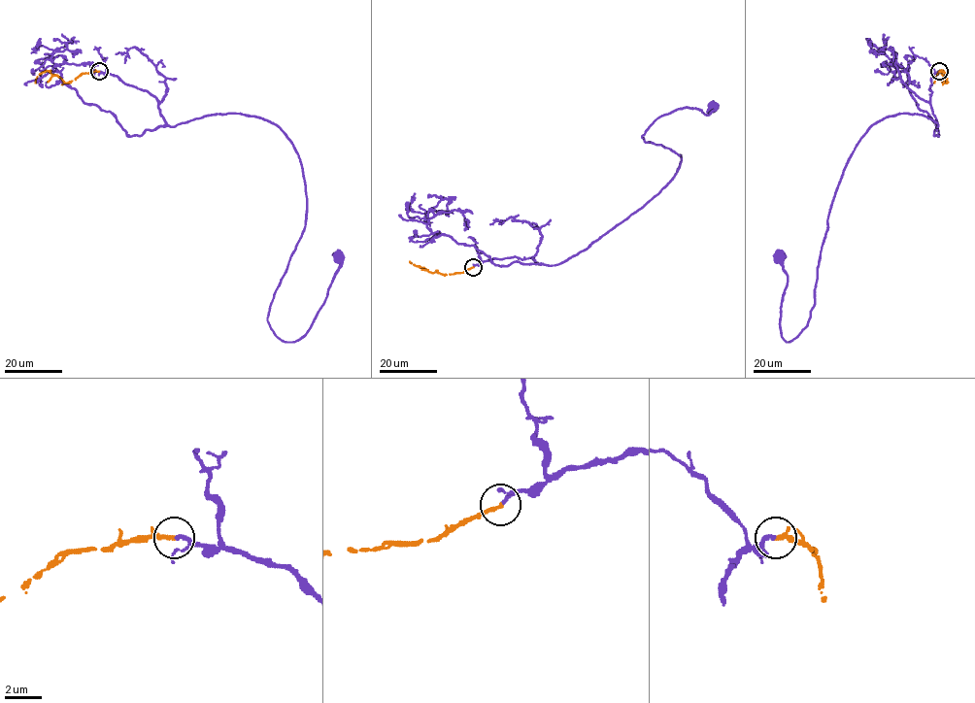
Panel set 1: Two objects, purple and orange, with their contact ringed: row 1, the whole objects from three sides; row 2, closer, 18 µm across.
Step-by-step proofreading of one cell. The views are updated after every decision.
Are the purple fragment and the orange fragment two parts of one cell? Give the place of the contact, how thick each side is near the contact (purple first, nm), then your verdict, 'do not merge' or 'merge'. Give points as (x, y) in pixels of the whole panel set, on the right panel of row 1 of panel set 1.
place (939, 71); calibres 150 and 220 nm; merge

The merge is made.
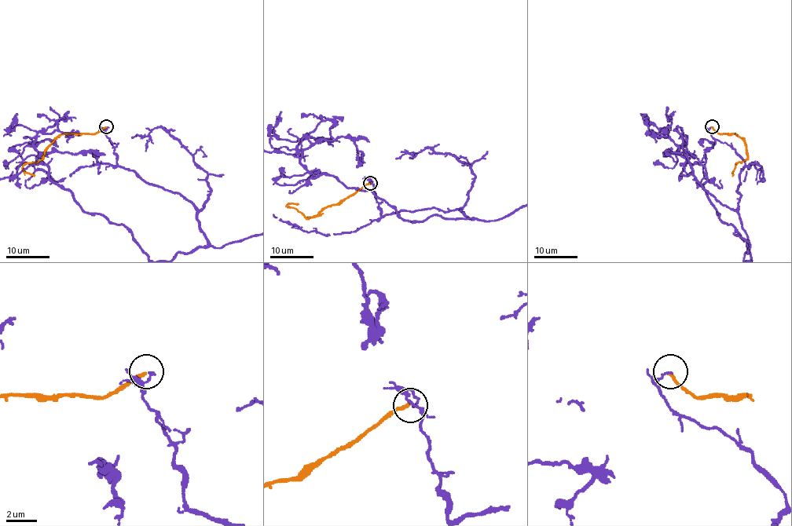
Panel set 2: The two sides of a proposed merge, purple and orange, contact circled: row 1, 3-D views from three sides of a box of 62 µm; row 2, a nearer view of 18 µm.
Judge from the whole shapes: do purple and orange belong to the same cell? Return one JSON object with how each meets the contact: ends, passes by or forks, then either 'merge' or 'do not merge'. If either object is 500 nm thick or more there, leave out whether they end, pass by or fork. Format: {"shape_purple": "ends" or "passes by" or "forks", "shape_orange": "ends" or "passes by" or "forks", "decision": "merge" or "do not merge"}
{"shape_purple": "ends", "shape_orange": "ends", "decision": "do not merge"}

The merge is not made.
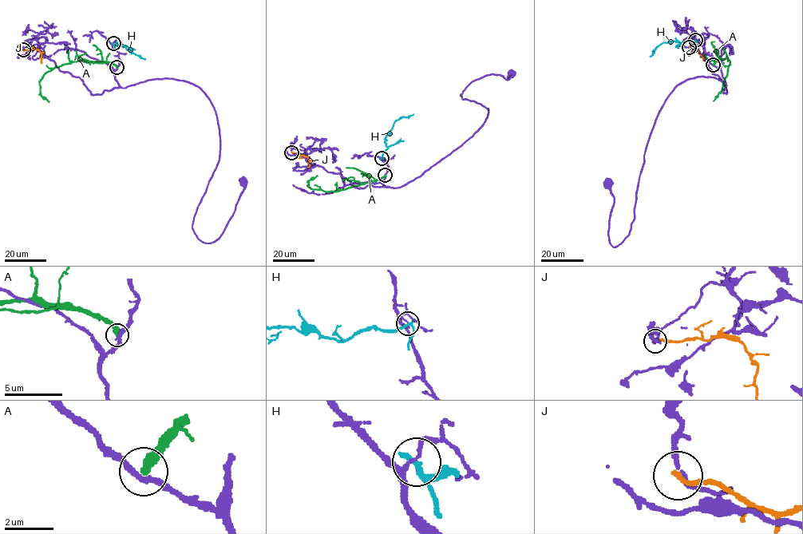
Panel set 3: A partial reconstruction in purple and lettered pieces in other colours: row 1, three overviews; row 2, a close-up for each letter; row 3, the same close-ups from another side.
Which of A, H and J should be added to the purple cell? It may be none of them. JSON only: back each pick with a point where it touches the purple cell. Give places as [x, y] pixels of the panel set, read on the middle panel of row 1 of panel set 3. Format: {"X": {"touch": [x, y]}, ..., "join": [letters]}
{"join": []}

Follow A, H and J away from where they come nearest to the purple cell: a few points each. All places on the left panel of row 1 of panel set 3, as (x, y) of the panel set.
A: (116, 67), (110, 62), (72, 61), (53, 69), (39, 83), (40, 94), (49, 101)
H: (112, 44), (124, 46), (145, 58)
J: (23, 49), (38, 49), (41, 54), (41, 63)

